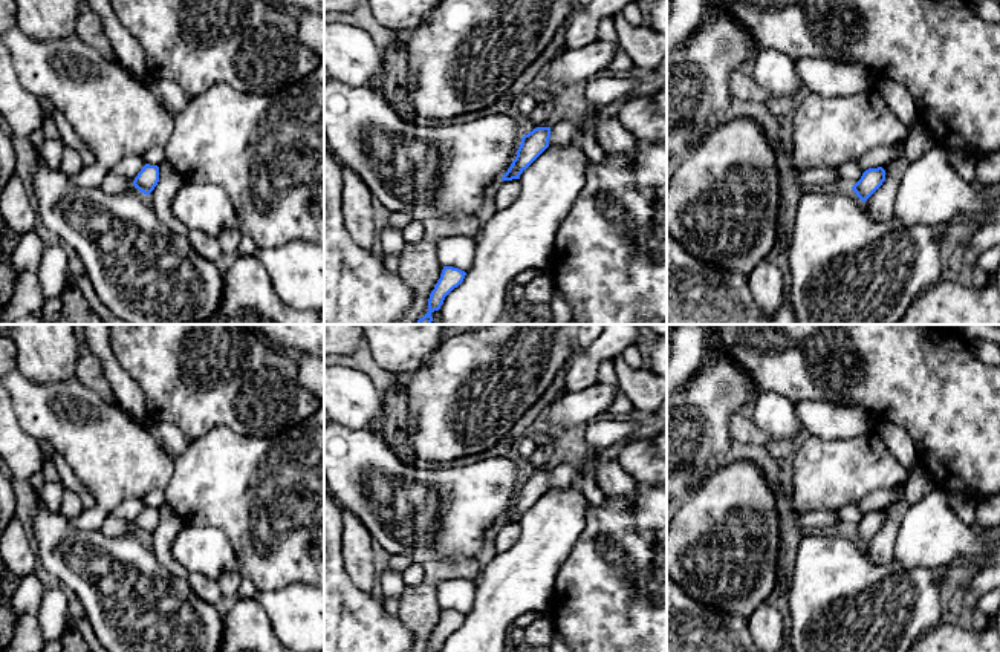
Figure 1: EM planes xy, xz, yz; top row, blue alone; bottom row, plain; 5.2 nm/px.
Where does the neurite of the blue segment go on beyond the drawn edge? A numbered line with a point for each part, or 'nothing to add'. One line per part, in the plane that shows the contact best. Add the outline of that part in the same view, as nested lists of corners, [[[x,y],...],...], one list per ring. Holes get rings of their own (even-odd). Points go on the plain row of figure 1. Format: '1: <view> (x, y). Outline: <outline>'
nothing to add

